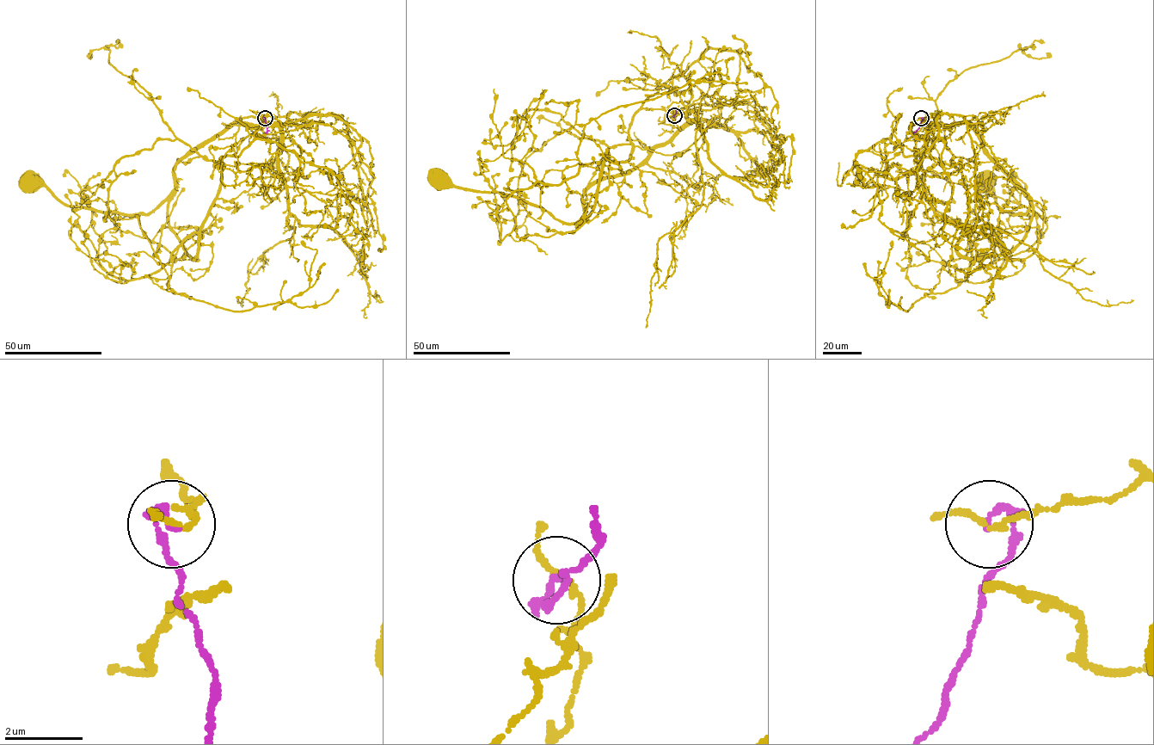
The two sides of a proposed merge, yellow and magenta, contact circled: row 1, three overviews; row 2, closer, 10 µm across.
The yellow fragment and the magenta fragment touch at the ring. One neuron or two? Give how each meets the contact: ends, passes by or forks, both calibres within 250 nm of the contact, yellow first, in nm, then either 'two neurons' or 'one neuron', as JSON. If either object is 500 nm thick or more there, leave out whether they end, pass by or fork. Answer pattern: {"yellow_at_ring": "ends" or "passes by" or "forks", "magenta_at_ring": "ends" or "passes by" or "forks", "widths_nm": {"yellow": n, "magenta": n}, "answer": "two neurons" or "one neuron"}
{"yellow_at_ring": "passes by", "magenta_at_ring": "passes by", "widths_nm": {"yellow": 130, "magenta": 120}, "answer": "two neurons"}

